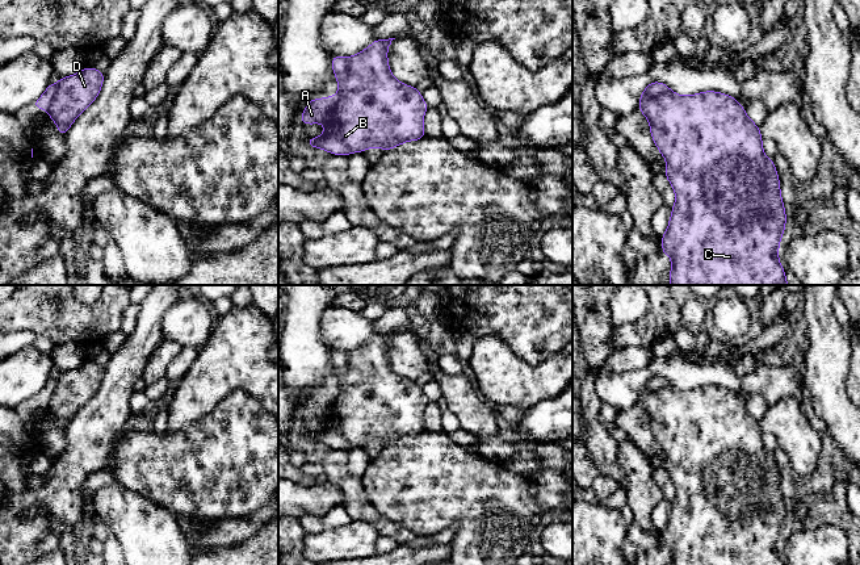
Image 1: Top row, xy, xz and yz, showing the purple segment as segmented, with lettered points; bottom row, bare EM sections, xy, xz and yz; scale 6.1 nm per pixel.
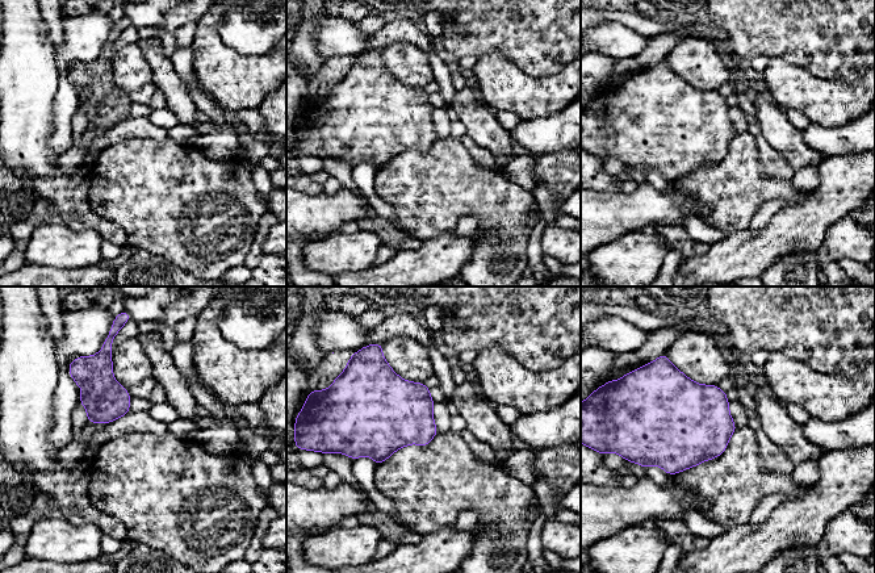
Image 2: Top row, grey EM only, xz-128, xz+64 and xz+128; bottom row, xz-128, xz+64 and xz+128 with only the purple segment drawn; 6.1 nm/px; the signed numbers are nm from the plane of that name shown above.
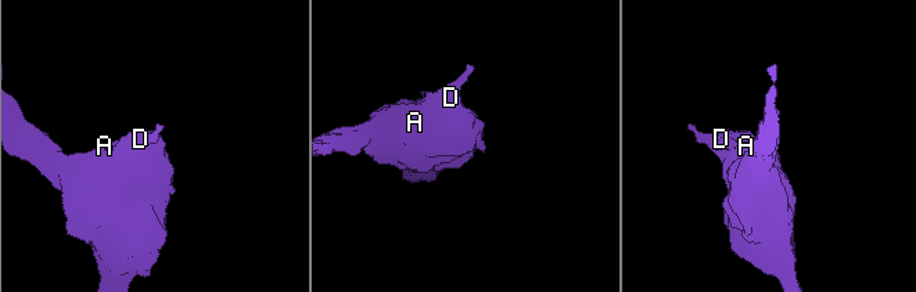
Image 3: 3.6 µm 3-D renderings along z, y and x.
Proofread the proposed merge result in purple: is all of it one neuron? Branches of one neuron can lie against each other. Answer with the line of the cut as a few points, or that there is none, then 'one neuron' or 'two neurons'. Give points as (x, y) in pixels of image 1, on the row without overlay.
xz (339, 388), (336, 398), (323, 415) | two neurons

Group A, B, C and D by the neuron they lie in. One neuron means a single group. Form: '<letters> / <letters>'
A / B C D

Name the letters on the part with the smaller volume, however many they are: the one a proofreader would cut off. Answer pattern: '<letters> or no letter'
A

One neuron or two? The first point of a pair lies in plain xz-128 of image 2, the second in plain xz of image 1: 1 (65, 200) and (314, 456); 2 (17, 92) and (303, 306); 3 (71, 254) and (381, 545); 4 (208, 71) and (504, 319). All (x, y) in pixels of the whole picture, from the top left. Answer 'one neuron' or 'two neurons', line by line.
1: one neuron
2: one neuron
3: two neurons
4: two neurons

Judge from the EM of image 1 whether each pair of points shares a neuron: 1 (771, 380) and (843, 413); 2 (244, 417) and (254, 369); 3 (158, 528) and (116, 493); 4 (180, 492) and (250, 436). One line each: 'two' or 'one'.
1: two
2: two
3: one
4: one

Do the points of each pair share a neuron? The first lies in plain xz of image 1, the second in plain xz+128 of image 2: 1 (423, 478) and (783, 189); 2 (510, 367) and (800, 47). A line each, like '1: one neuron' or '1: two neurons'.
1: one neuron
2: two neurons

